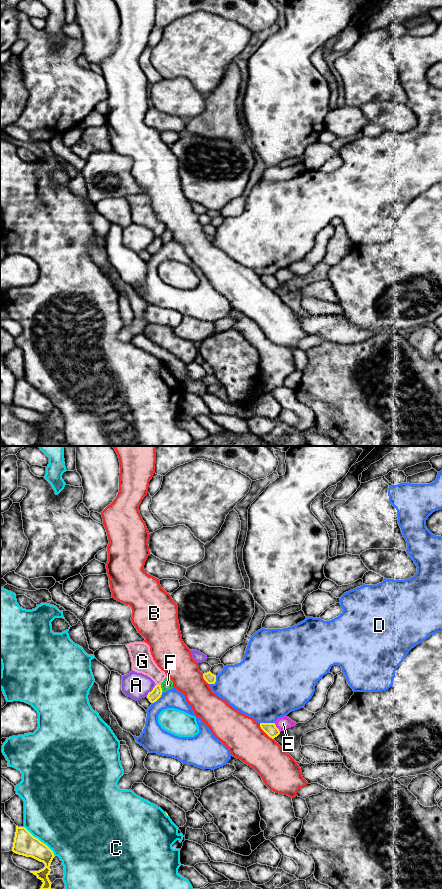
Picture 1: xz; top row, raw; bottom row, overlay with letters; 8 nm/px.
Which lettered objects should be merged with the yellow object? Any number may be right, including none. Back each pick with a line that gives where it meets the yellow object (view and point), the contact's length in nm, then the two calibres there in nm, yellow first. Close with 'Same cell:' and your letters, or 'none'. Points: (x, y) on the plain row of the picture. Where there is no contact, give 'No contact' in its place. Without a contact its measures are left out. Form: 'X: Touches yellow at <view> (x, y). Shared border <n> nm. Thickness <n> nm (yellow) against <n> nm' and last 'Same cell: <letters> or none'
Same cell: none

